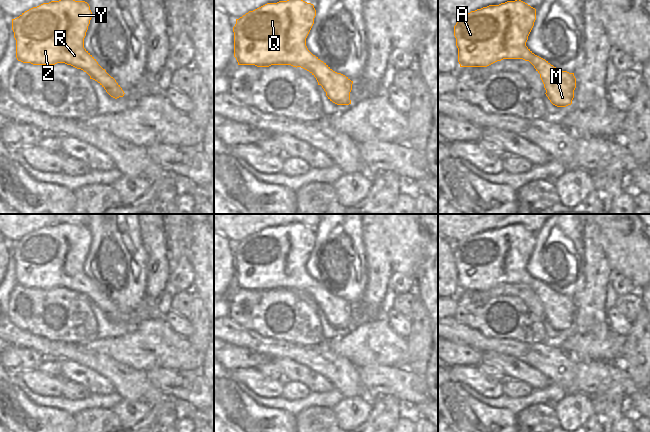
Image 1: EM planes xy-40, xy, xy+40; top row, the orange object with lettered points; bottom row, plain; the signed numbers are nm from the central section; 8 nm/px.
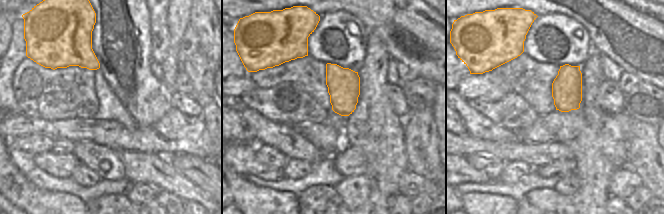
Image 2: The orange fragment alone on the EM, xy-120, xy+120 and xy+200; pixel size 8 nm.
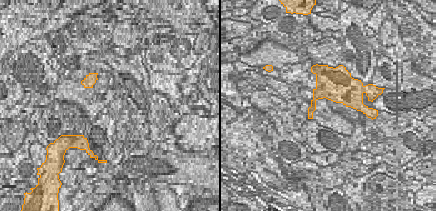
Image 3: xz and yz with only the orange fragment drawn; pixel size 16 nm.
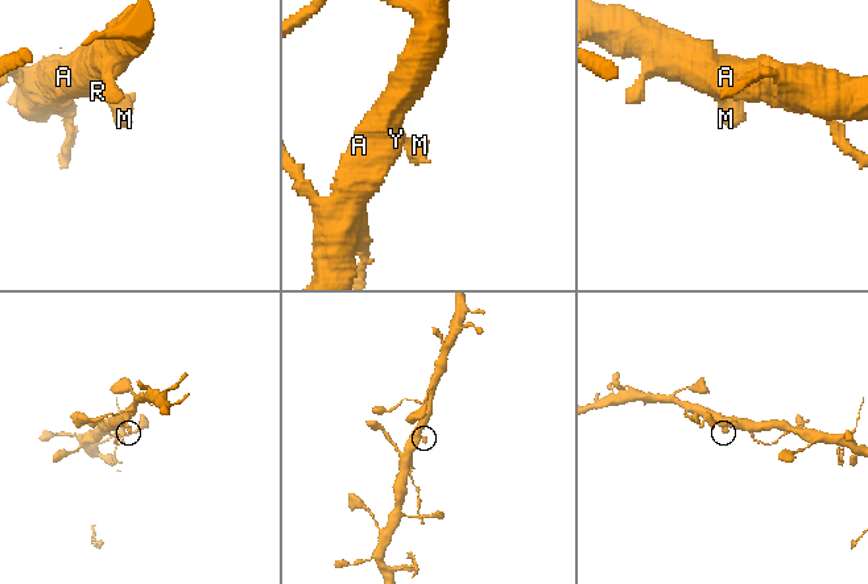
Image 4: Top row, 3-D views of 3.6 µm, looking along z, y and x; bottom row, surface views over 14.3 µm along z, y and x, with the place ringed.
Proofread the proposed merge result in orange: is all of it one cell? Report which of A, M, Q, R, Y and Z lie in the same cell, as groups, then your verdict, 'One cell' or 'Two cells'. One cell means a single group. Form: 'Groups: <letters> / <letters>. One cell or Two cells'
Groups: A M Q R Y Z. One cell.

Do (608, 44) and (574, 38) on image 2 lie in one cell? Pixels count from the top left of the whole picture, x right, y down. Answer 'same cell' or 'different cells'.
different cells

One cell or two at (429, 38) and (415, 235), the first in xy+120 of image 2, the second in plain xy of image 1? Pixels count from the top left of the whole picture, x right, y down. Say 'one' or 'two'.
one

